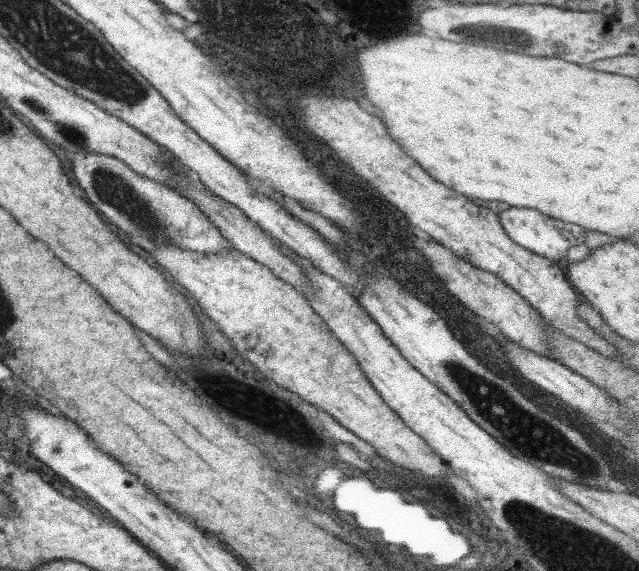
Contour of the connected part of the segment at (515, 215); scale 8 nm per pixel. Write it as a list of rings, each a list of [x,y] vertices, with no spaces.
[[[509,207],[498,214],[498,219],[505,234],[517,246],[553,262],[564,264],[567,250],[585,240],[585,229],[582,226],[545,216],[532,208]]]

